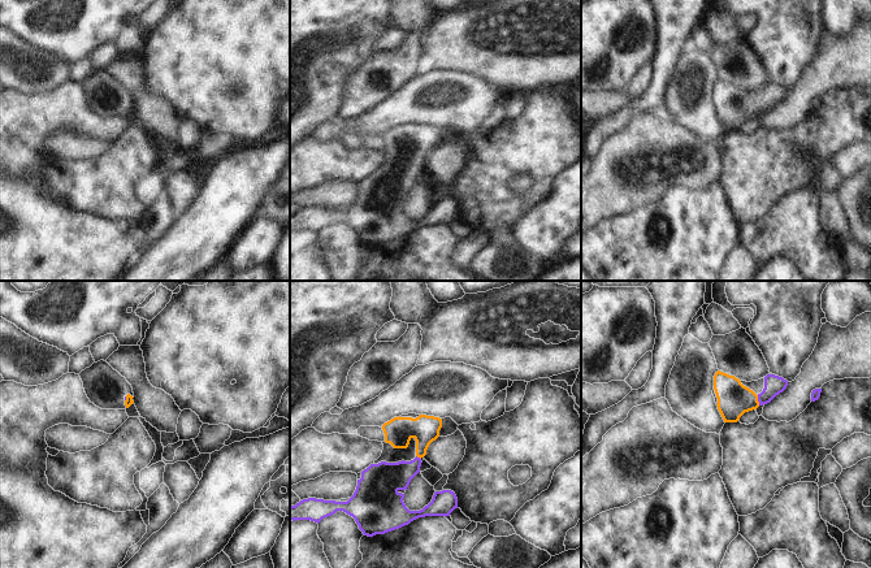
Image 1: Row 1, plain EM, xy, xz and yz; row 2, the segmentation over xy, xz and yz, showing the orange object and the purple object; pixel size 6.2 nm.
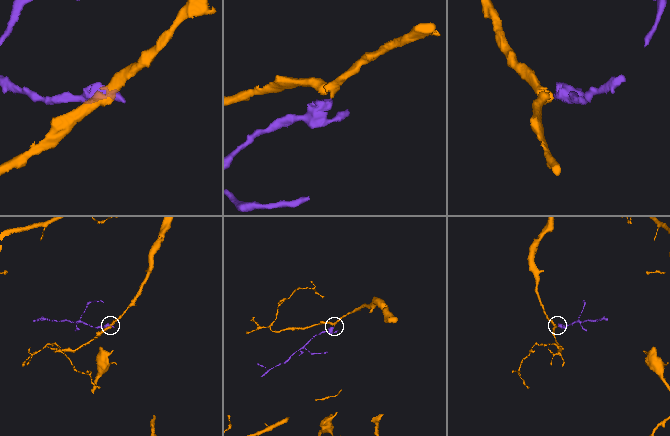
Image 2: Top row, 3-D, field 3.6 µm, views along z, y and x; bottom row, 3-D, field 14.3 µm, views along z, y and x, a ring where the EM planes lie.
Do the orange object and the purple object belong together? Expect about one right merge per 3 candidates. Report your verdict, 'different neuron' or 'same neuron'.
same neuron

